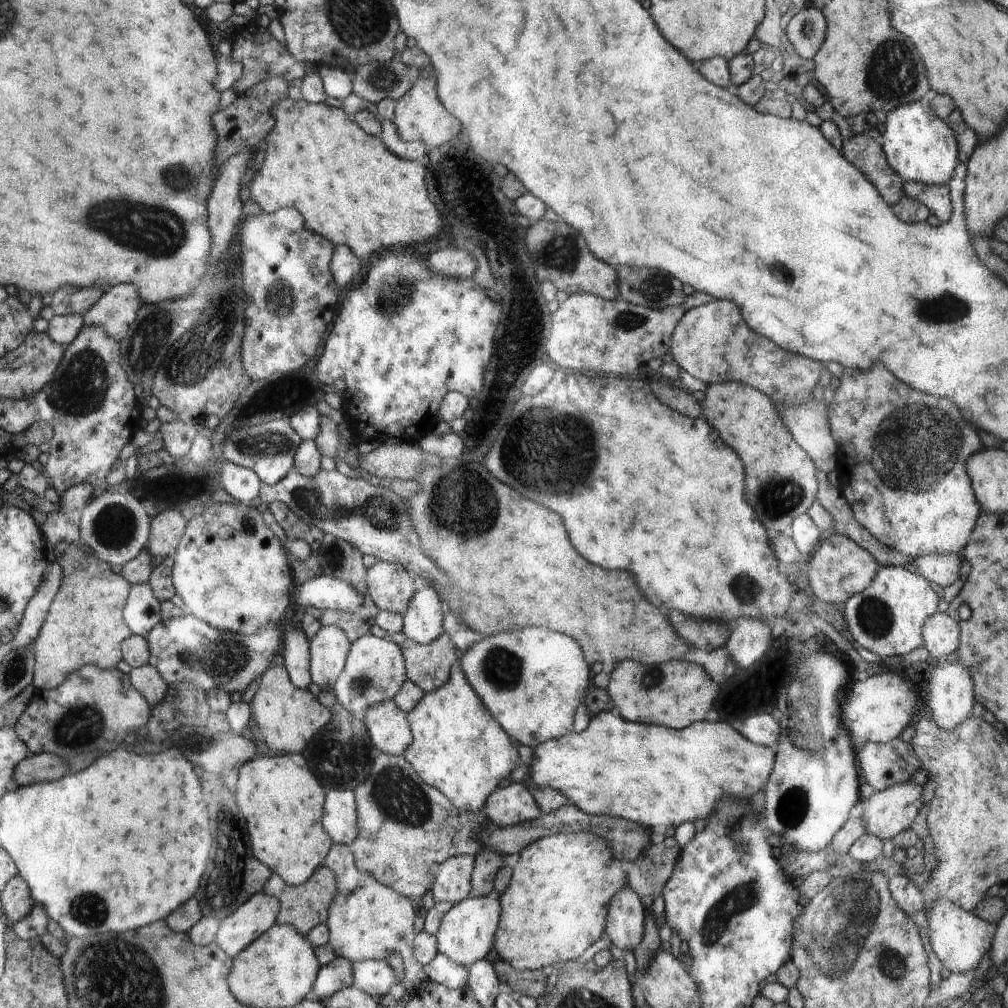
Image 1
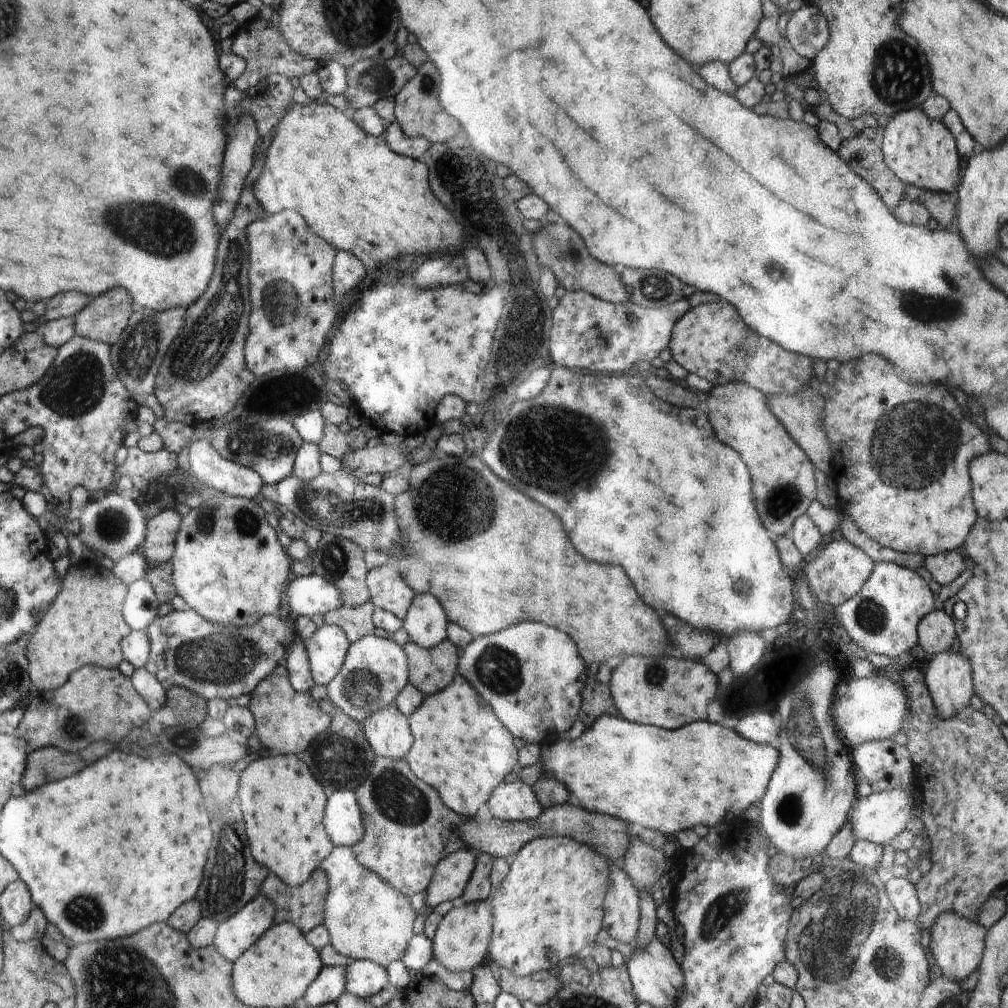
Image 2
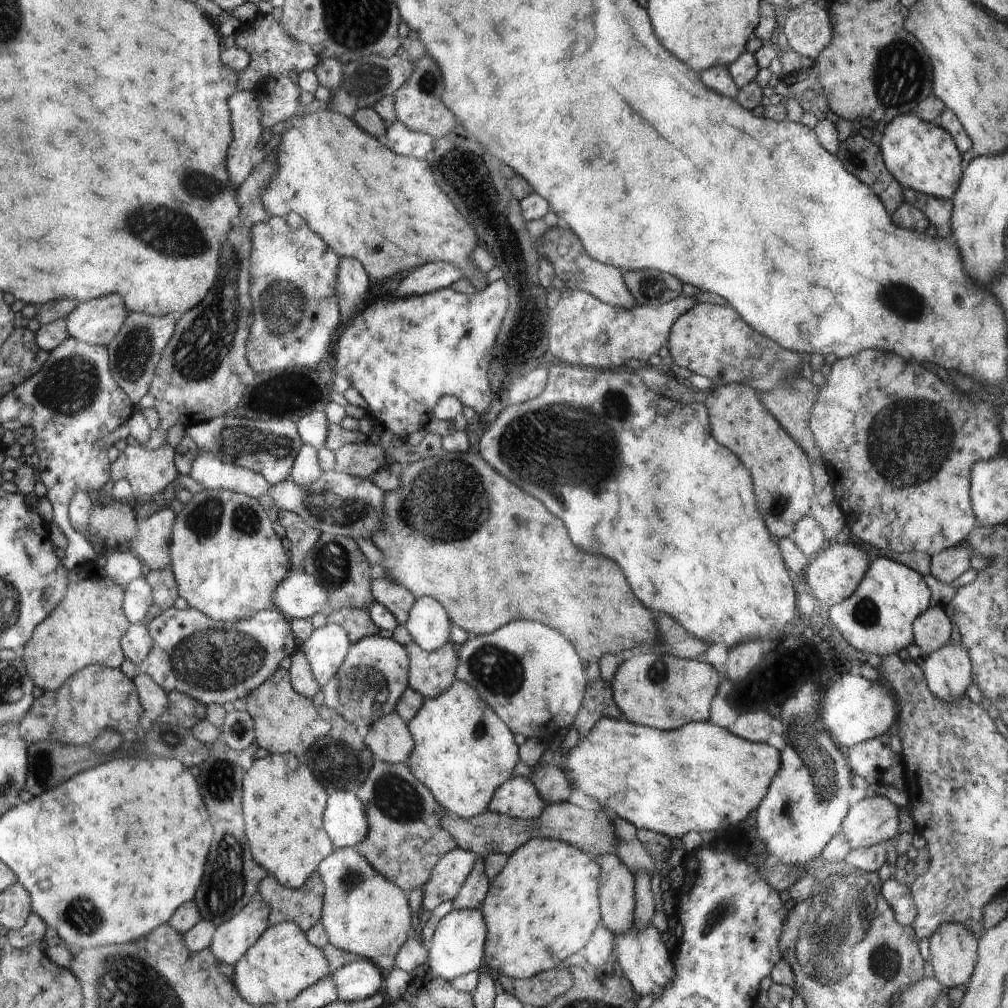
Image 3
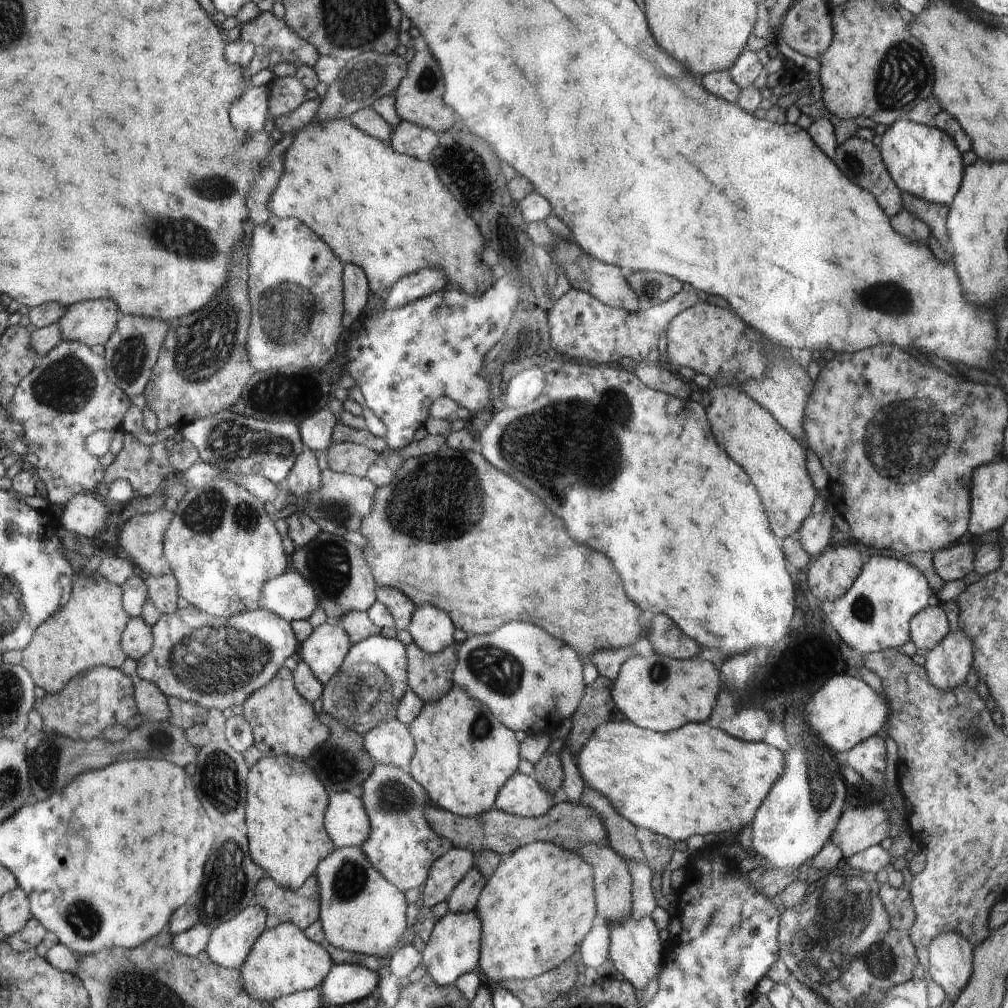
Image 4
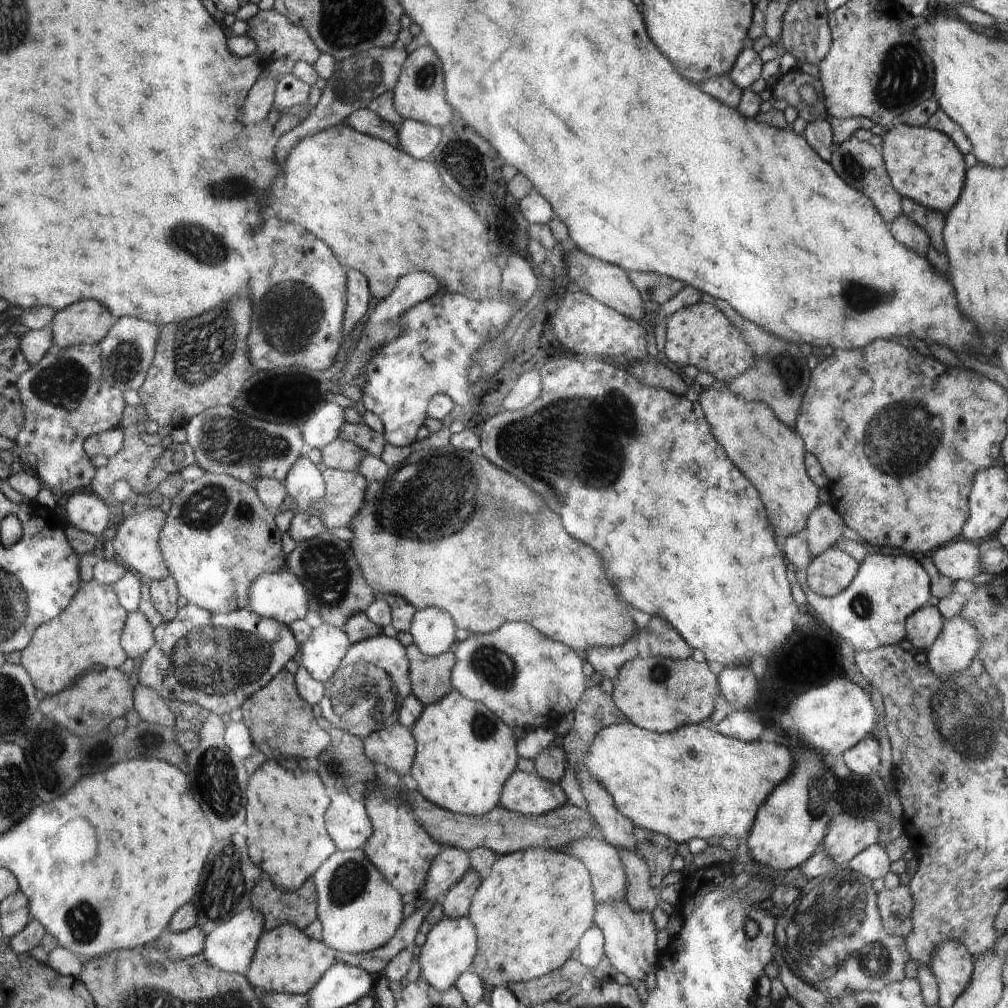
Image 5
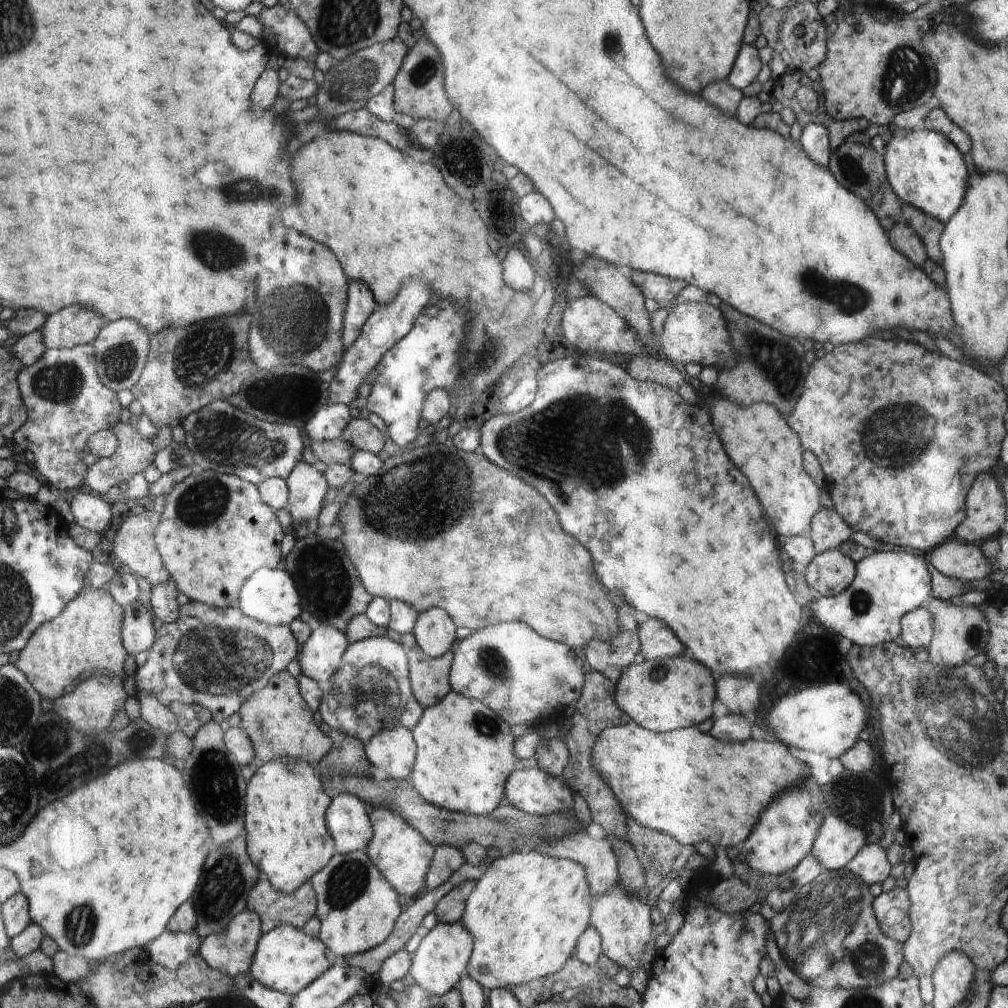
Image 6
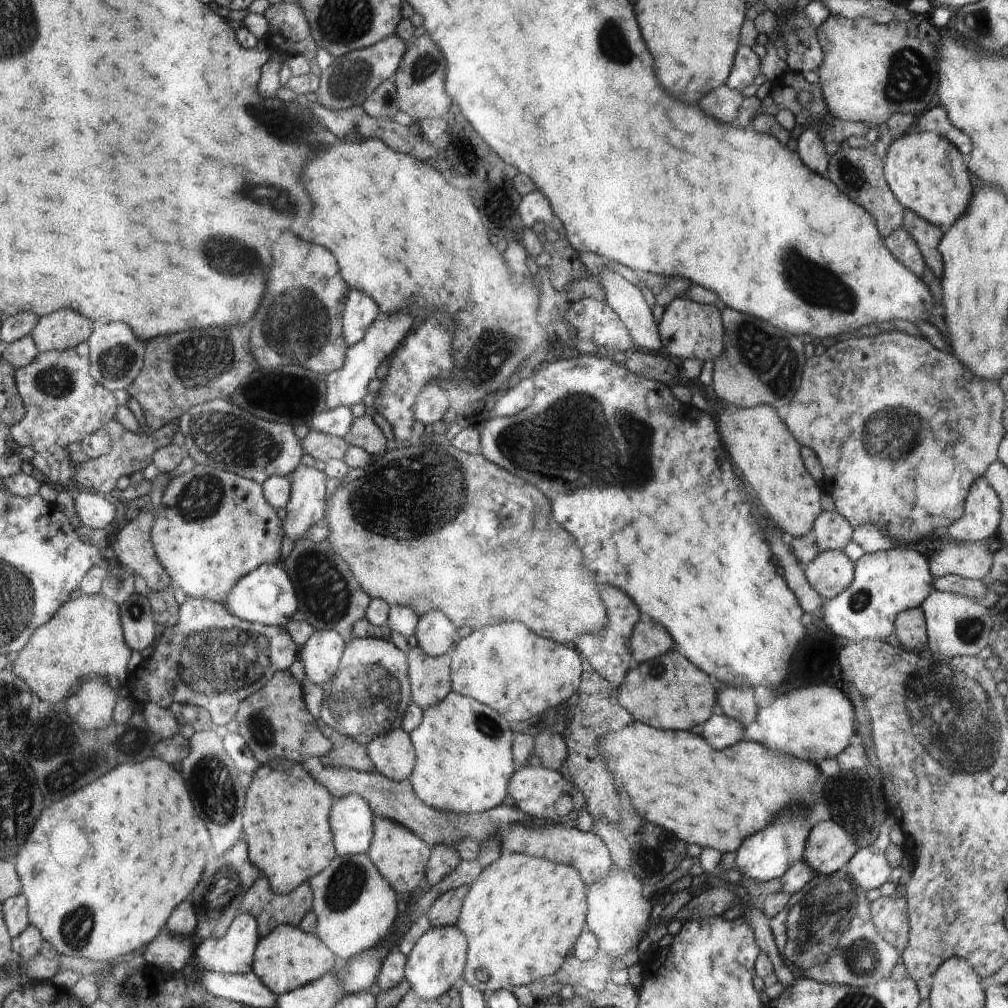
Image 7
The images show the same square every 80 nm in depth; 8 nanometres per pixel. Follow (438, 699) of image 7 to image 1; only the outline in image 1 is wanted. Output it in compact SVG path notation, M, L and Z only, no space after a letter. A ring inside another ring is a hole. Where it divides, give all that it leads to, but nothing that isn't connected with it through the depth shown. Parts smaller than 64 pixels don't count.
M444 632L430 644L418 644L408 637L404 640L402 652L405 653L406 672L425 693L436 691L449 682L450 668L456 660L452 641Z

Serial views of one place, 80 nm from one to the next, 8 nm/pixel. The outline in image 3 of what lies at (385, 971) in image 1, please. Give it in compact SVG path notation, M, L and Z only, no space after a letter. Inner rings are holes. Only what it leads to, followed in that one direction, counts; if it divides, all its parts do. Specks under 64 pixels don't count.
M368 959L357 960L330 972L338 1000L361 1001L383 990L385 973Z

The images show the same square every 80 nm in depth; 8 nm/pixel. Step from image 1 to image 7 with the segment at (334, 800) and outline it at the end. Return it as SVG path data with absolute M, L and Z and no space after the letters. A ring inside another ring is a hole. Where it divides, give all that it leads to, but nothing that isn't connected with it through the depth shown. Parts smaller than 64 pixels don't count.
M348 795L338 799L334 804L334 816L330 816L330 824L334 824L338 856L367 854L372 842L372 812L364 797Z

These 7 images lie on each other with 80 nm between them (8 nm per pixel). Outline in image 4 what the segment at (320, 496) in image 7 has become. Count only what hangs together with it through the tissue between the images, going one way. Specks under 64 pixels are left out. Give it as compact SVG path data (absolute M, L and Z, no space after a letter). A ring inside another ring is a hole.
M307 448L301 455L298 455L283 486L294 494L305 495L315 491L320 485L321 471L317 463L317 456L313 450Z

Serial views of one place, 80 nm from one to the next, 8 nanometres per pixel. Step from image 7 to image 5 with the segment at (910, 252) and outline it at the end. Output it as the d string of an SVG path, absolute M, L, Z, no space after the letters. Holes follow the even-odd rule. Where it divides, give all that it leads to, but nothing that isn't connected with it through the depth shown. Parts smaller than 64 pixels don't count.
M902 213L890 224L892 236L902 243L906 248L916 251L919 255L926 254L931 245L930 237L927 232L918 226L910 217Z

